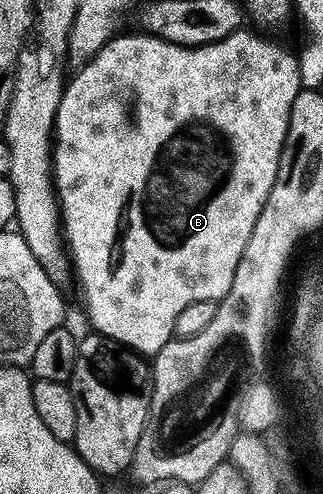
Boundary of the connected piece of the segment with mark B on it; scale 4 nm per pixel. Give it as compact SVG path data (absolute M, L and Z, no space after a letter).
M250 28L238 29L233 35L221 39L217 43L208 45L198 45L190 49L184 45L174 45L160 37L152 37L149 33L134 31L135 33L124 32L116 35L107 42L101 51L88 63L78 70L75 78L66 82L63 90L63 98L57 107L55 116L55 131L53 134L53 180L55 192L61 202L61 228L65 234L65 244L69 250L69 260L73 266L74 276L79 277L79 285L83 288L83 297L87 300L87 317L91 320L91 325L99 333L104 333L107 337L112 337L115 341L120 341L123 345L135 349L139 355L154 355L165 347L175 337L175 324L177 315L189 307L189 303L201 303L202 301L222 301L223 297L231 290L233 275L237 271L237 263L241 263L241 251L245 251L245 243L249 243L249 235L253 235L253 223L257 223L257 215L261 215L261 207L273 187L273 179L277 179L277 167L281 159L281 151L285 143L285 135L289 131L289 111L293 107L293 99L297 99L301 88L299 83L299 58L294 52L290 53L287 49L282 49L275 41L266 41L259 33L250 33Z

